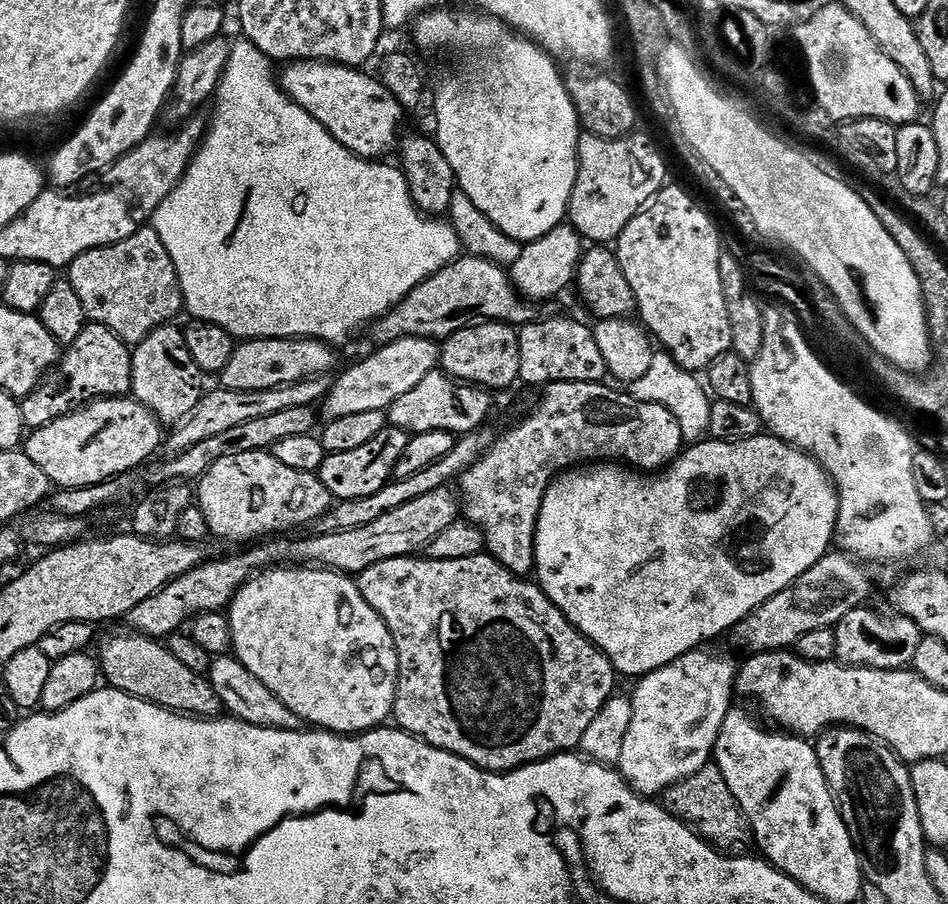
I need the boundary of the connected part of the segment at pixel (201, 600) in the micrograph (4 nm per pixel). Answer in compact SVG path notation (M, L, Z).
M445 486L382 514L382 518L367 526L358 526L358 530L342 530L338 534L309 534L297 540L288 538L270 538L255 546L248 546L245 552L236 552L229 560L205 559L194 570L174 578L158 594L138 602L134 610L126 617L127 627L133 633L153 638L167 638L173 632L181 631L199 612L224 612L233 598L242 590L242 586L258 572L277 566L319 566L333 572L358 574L378 562L386 562L399 556L414 556L427 549L428 544L446 530L455 520L461 519L462 504L457 493Z

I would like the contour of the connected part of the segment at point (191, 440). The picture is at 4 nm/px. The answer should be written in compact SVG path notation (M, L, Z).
M327 375L299 380L293 384L283 384L270 390L226 390L219 386L205 391L198 406L186 419L167 433L166 448L169 453L185 452L190 446L198 446L198 442L206 442L206 438L215 438L218 434L239 426L241 422L251 422L254 418L262 418L270 414L279 414L281 410L294 410L294 406L312 408L319 405L328 394L330 380Z

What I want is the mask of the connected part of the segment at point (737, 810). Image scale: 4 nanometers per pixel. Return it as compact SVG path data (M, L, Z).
M709 762L702 770L690 774L690 778L666 789L662 793L662 803L672 815L729 853L743 853L747 849L744 847L753 843L754 837L744 811L734 794L730 794L730 786L726 786L726 778L722 778L722 770L718 770L715 762Z

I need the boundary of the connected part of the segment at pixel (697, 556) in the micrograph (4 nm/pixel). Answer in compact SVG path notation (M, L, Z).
M761 434L750 438L746 442L734 442L733 444L711 438L705 439L703 442L693 443L687 450L681 451L680 455L667 468L653 471L651 474L645 474L640 470L633 470L631 467L625 466L620 462L596 462L591 466L577 466L571 470L559 473L553 479L551 486L546 490L546 494L542 498L542 506L540 507L538 522L536 523L536 566L534 576L542 591L550 598L550 602L554 602L554 606L558 606L558 610L562 610L562 614L566 619L587 640L596 645L608 657L608 660L612 663L612 667L616 669L621 677L632 676L631 678L639 678L648 675L649 672L658 670L662 666L666 666L670 662L674 662L679 656L685 656L687 652L697 651L701 646L707 645L704 644L707 640L712 640L715 636L722 635L723 632L731 633L736 625L740 621L745 620L758 606L762 606L767 600L774 598L774 594L786 590L786 586L790 586L802 574L806 574L806 570L810 570L810 566L817 564L833 547L834 537L836 536L839 501L835 484L828 477L828 473L825 472L824 467L812 455L800 451L799 448L793 448L791 444L787 444L786 441L780 440L771 434Z

